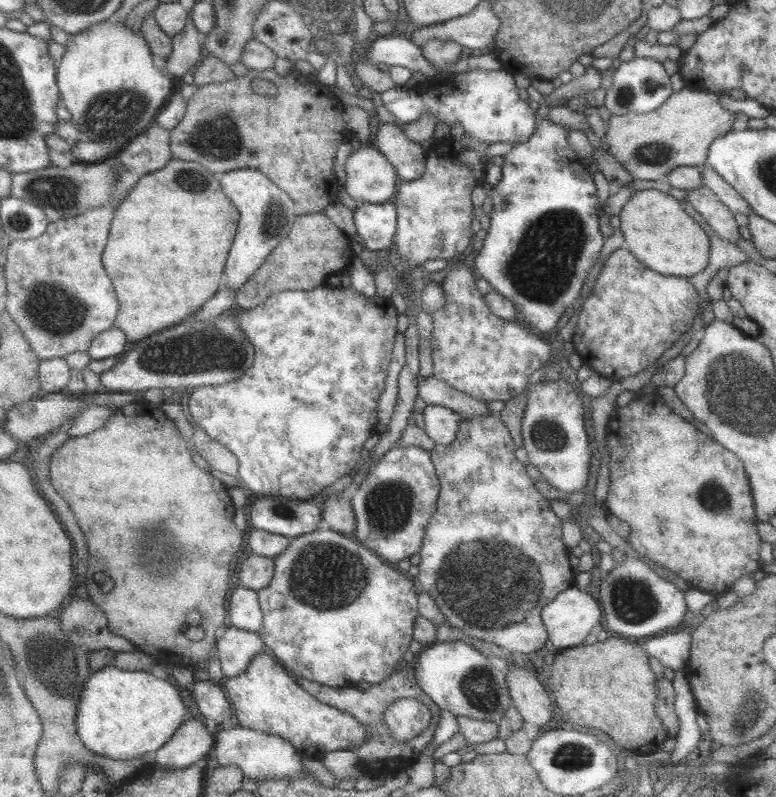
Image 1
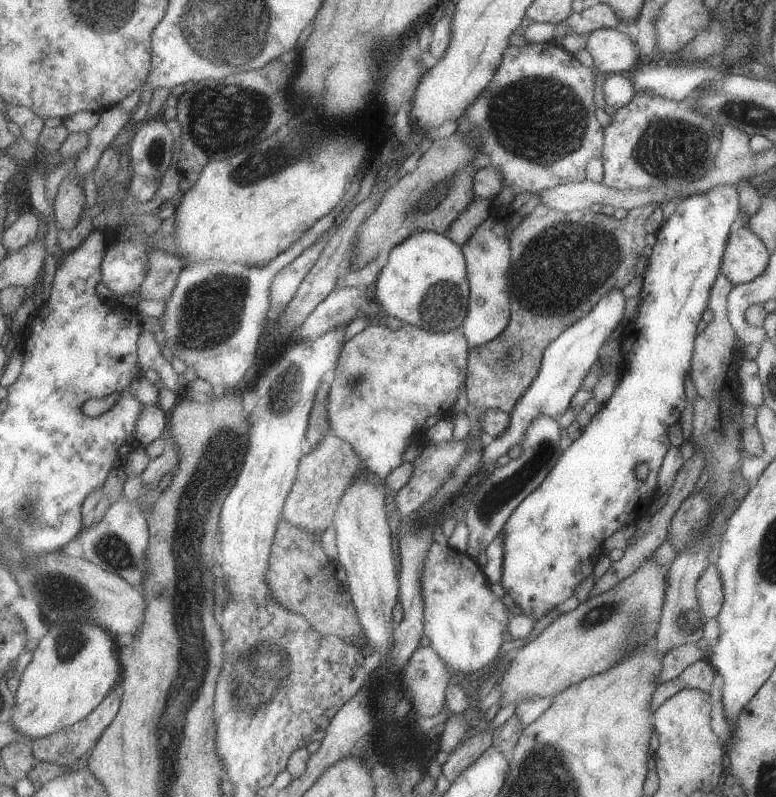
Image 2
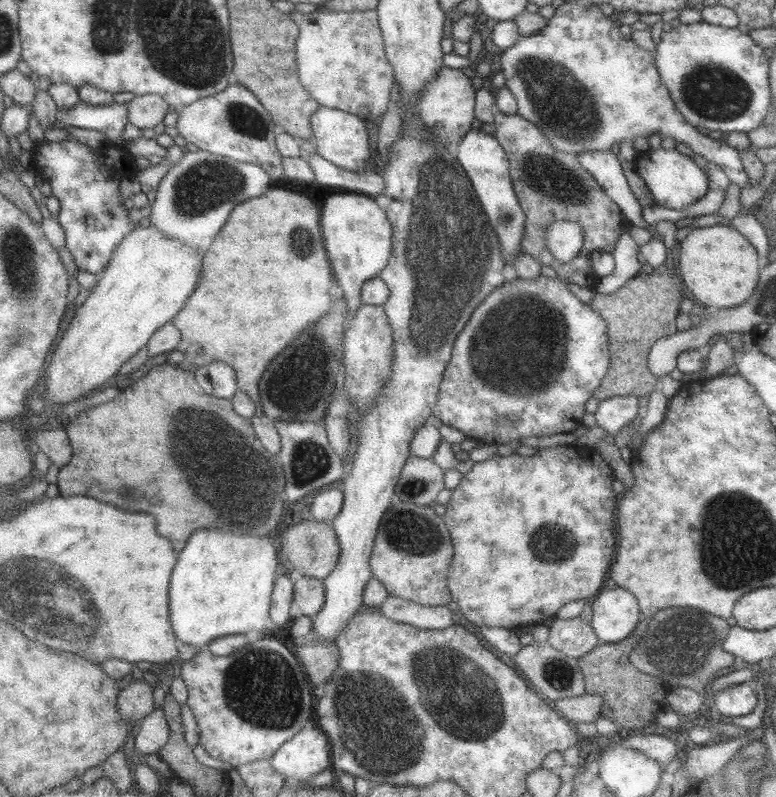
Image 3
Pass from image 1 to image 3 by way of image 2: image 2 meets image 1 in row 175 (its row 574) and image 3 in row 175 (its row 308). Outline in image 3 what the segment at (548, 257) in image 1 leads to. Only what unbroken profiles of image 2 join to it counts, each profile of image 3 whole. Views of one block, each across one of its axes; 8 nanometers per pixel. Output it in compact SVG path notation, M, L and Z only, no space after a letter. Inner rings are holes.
M648 149L639 153L635 161L637 173L645 180L656 205L672 210L686 209L696 203L712 188L709 177L696 165L691 157L676 149L666 151Z

